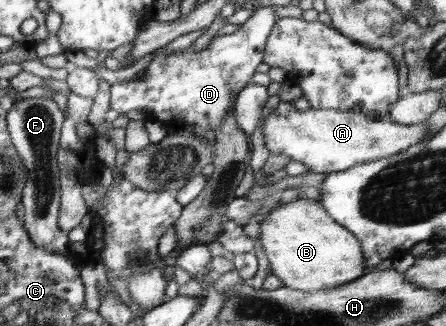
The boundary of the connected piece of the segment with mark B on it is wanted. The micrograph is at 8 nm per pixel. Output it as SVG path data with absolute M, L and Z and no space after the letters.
M298 198L269 211L260 223L261 246L272 268L285 287L313 293L349 284L366 273L366 256L360 239L338 223L322 204Z

